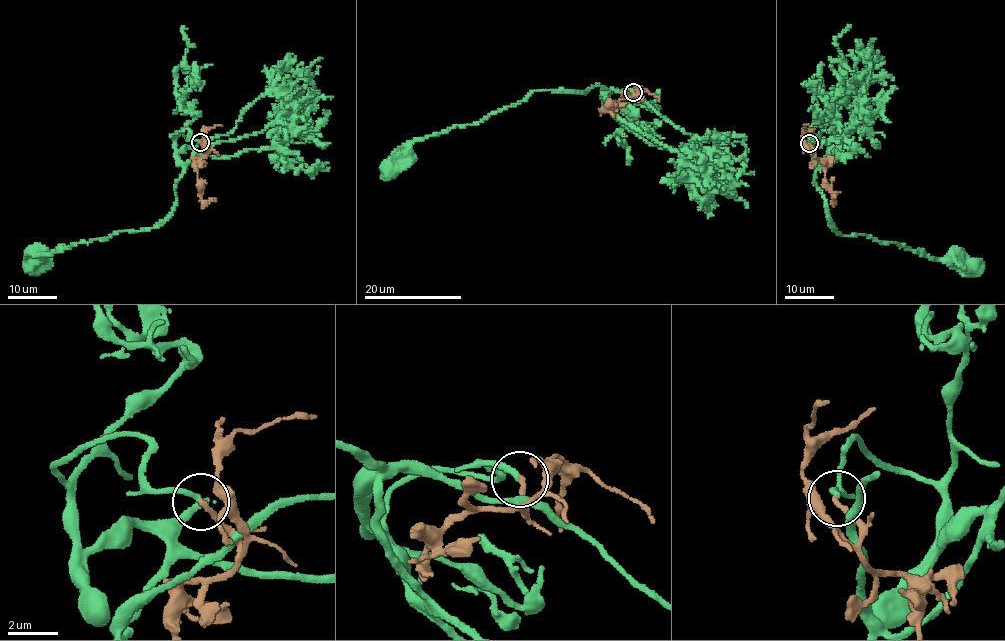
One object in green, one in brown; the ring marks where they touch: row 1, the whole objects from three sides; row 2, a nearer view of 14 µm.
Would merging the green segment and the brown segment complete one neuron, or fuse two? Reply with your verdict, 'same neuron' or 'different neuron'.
same neuron

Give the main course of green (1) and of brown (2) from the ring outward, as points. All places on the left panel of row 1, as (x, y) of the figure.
1: (200, 142), (191, 139), (187, 129), (175, 132), (183, 169), (174, 208), (150, 228), (73, 243), (32, 264)
2: (200, 142), (206, 150), (206, 155), (195, 162), (201, 199), (216, 199)

